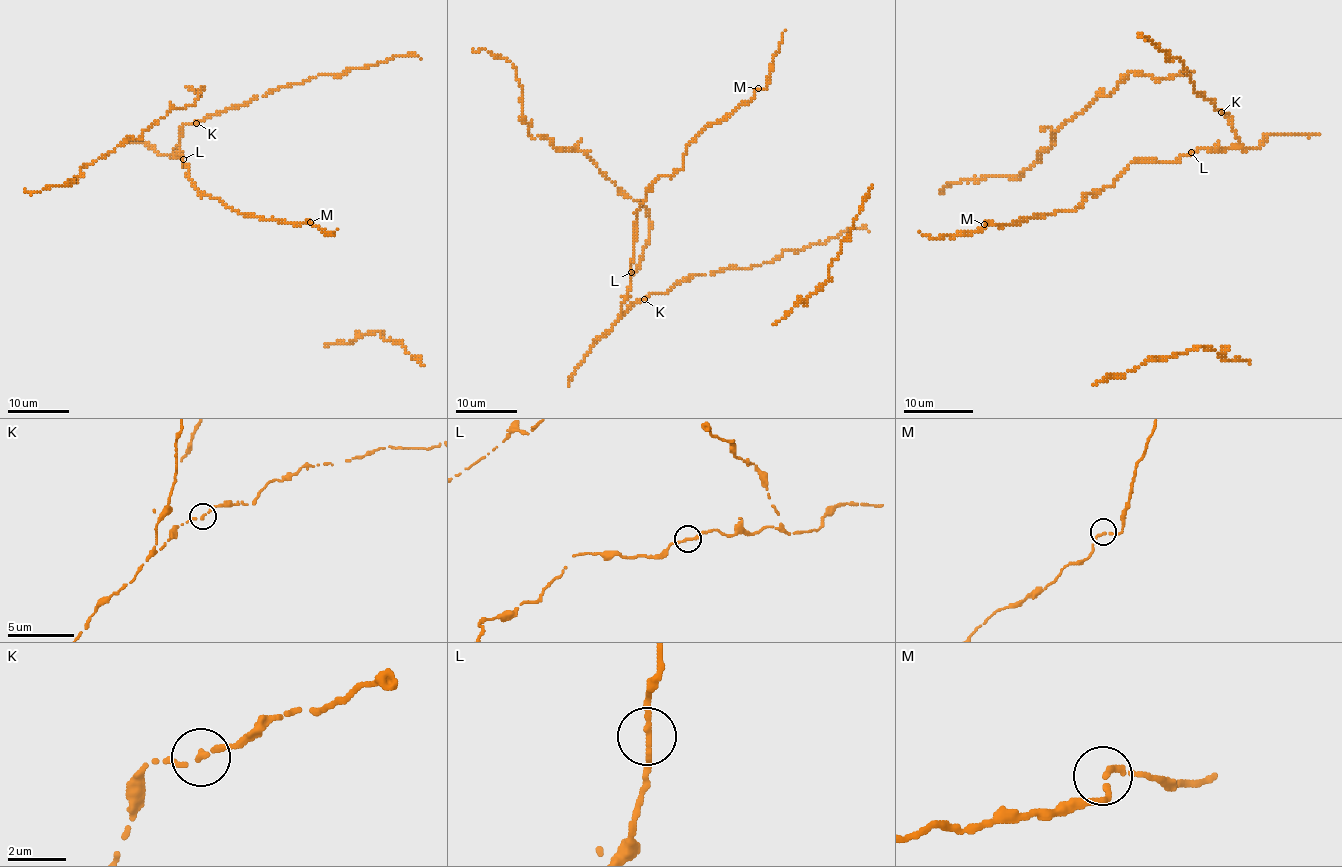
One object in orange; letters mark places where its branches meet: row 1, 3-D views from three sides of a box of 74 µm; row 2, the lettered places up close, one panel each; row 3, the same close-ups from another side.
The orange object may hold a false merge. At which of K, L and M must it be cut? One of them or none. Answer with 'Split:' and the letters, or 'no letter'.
Split: no letter

